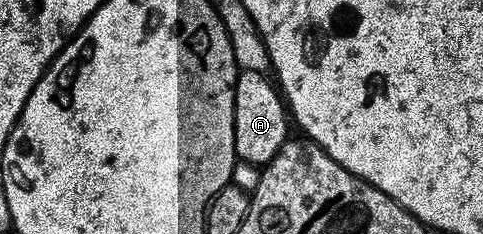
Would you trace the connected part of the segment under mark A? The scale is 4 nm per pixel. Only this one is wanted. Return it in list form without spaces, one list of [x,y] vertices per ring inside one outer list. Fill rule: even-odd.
[[[256,67],[237,72],[234,87],[234,147],[239,160],[263,167],[274,159],[274,155],[278,155],[285,141],[289,140],[290,114],[281,90],[260,73],[263,72]]]

